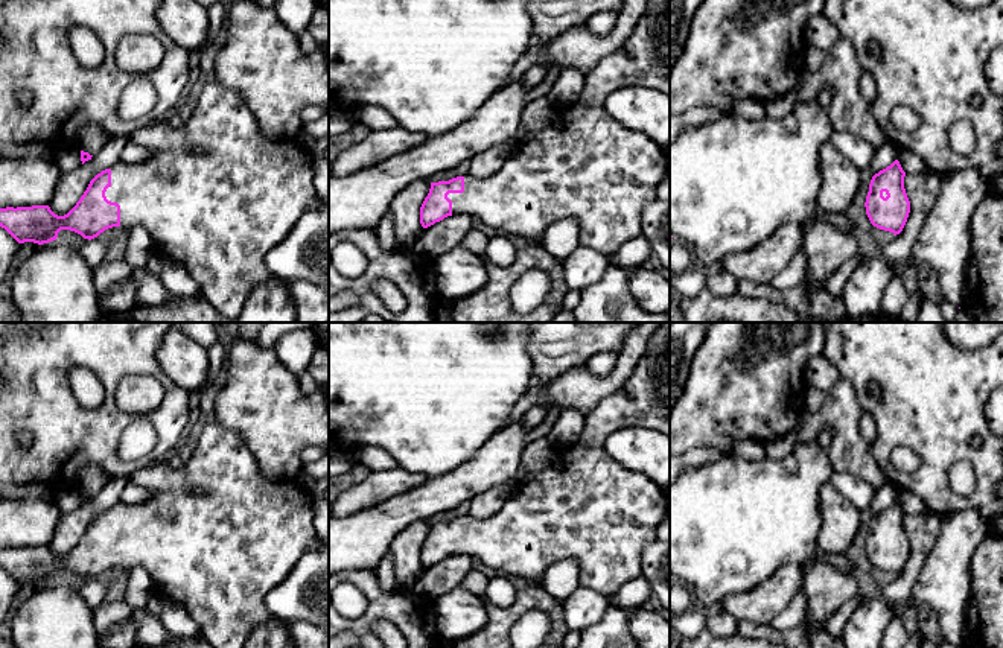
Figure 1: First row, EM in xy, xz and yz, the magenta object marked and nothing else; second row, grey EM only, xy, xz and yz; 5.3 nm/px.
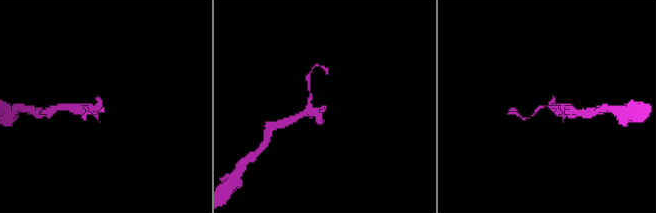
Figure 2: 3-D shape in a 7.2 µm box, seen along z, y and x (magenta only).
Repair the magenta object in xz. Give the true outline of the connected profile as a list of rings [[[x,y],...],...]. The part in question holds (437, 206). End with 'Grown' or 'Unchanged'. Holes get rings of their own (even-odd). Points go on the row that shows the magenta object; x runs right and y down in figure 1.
[[[647,0],[645,12],[633,27],[633,33],[615,52],[606,55],[584,75],[580,97],[568,105],[557,105],[551,123],[539,135],[514,151],[502,167],[490,178],[457,176],[431,183],[420,207],[423,228],[447,216],[470,216],[508,234],[540,243],[543,233],[556,222],[574,218],[580,225],[580,243],[607,256],[642,231],[642,210],[656,199],[656,190],[670,172],[670,154],[651,137],[626,128],[603,106],[609,94],[624,87],[647,87],[670,96],[670,0]]]. Grown

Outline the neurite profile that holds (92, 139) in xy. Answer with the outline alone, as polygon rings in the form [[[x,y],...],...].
[[[88,125],[79,134],[79,149],[88,152],[90,155],[96,155],[99,149],[103,148],[110,138],[111,135],[100,131],[96,125]]]

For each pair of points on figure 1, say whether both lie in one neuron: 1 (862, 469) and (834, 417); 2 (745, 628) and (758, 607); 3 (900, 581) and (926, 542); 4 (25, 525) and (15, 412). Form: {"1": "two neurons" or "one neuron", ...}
{"1": "one neuron", "2": "two neurons", "3": "one neuron", "4": "two neurons"}

